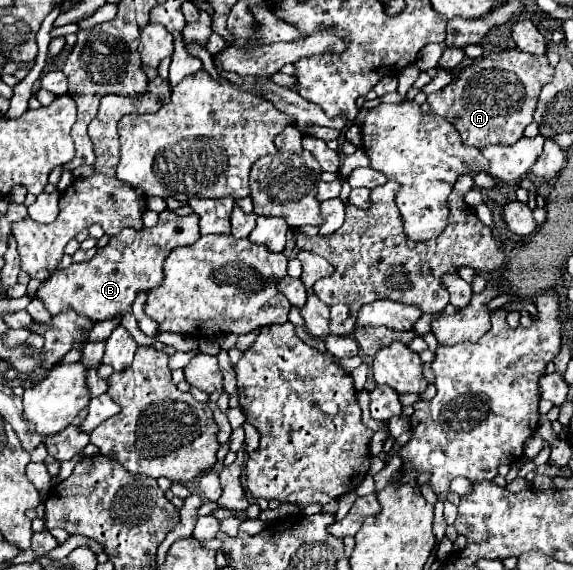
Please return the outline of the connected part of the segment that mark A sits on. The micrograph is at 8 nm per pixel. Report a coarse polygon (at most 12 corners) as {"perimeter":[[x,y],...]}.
{"perimeter":[[521,50],[433,92],[467,146],[513,144],[553,68]]}

